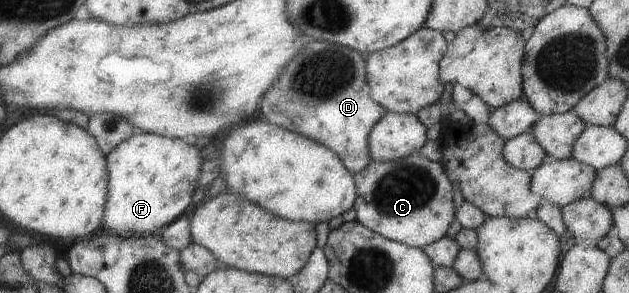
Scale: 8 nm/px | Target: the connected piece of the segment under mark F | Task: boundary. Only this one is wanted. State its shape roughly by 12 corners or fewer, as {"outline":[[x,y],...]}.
{"outline":[[142,132],[105,155],[104,232],[157,235],[194,208],[203,164]]}

